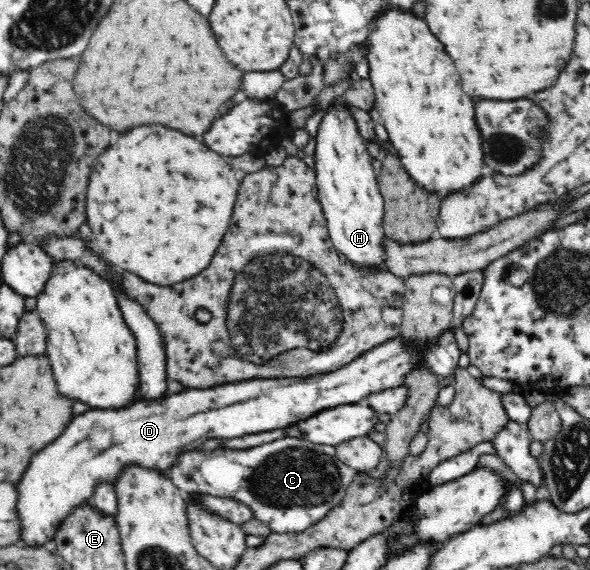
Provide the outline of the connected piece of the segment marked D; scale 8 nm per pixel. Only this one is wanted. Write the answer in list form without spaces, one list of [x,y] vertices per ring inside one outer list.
[[[454,329],[440,332],[434,342],[426,348],[415,348],[401,335],[392,338],[364,352],[352,362],[337,368],[334,372],[314,375],[308,378],[250,379],[221,384],[205,389],[185,389],[179,393],[164,396],[159,401],[135,401],[116,409],[92,409],[76,416],[64,434],[47,444],[32,458],[32,462],[18,481],[17,511],[21,520],[21,545],[38,547],[52,541],[56,528],[62,524],[64,516],[78,504],[88,502],[98,482],[114,482],[122,466],[138,464],[140,467],[159,468],[168,473],[178,454],[184,450],[201,448],[208,438],[238,438],[246,434],[287,429],[314,416],[317,412],[347,404],[363,403],[368,395],[384,392],[405,385],[406,377],[416,369],[428,369],[439,377],[455,372],[460,358],[460,347],[454,338]]]

